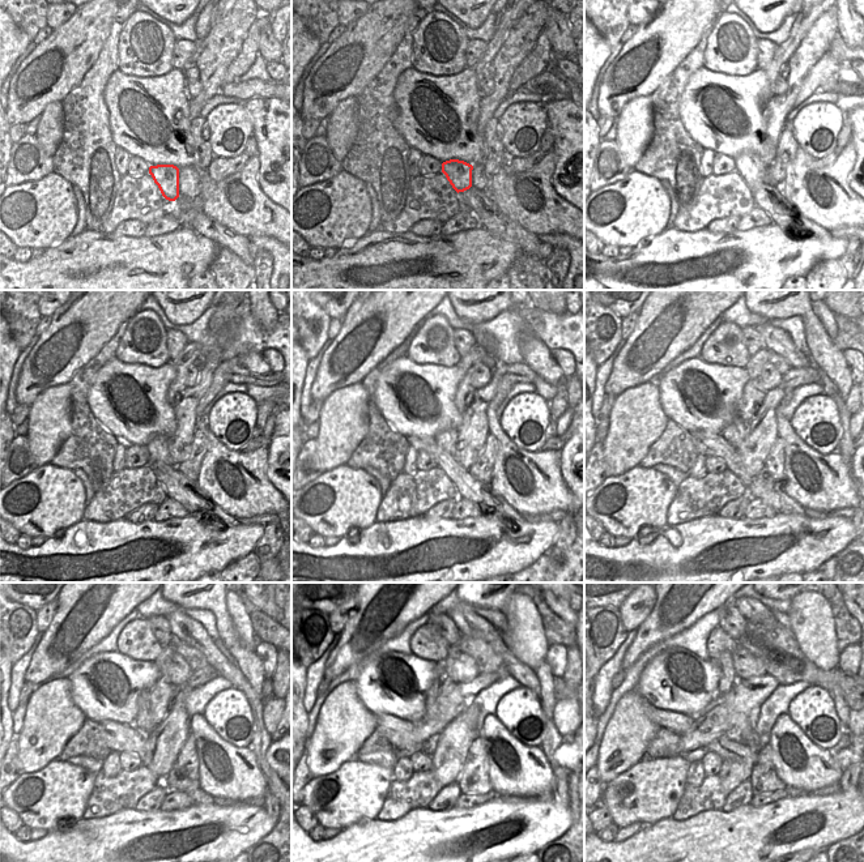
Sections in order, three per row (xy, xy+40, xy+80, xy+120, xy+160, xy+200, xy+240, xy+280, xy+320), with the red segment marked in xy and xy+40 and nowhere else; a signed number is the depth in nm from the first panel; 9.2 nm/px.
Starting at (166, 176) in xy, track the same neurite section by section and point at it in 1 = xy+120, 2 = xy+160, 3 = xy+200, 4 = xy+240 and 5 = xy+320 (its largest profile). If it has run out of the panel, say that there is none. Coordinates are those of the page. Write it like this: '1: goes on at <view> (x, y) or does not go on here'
1: goes on at xy+120 (157, 448)
2: goes on at xy+160 (446, 440)
3: goes on at xy+200 (735, 438)
4: goes on at xy+240 (141, 724)
5: goes on at xy+320 (724, 662)

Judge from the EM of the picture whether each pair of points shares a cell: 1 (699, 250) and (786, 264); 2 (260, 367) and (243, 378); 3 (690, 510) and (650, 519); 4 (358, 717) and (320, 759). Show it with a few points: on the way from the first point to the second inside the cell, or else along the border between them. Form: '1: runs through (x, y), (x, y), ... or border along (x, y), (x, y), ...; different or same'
1: runs through (720, 248), (741, 250), (749, 257), (765, 257); same
2: border along (243, 365), (255, 374), (272, 374); different
3: border along (677, 487), (677, 493), (667, 511), (665, 524); different
4: runs through (348, 726), (324, 749); same

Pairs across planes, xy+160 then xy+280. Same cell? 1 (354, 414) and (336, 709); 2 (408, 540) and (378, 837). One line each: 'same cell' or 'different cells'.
1: same cell
2: same cell

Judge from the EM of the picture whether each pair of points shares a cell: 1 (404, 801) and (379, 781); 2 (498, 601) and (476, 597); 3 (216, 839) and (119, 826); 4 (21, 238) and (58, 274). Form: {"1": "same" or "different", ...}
{"1": "different", "2": "same", "3": "same", "4": "different"}

